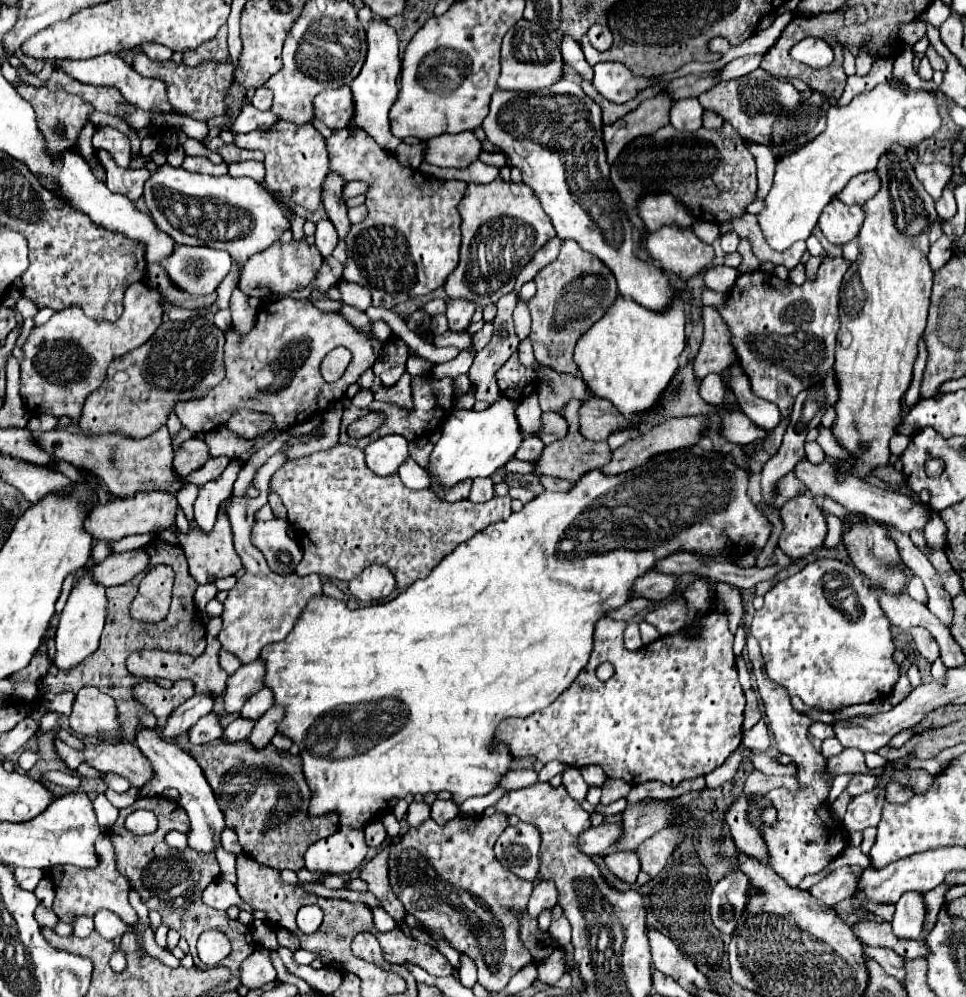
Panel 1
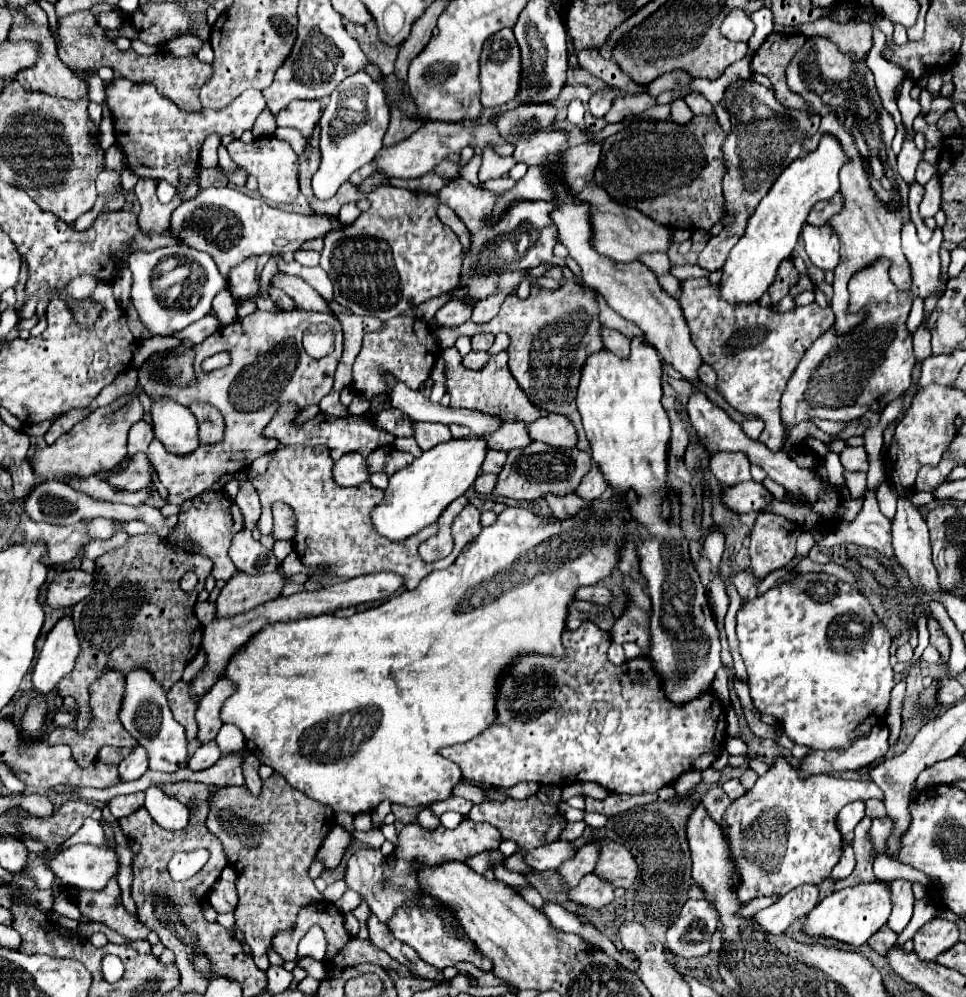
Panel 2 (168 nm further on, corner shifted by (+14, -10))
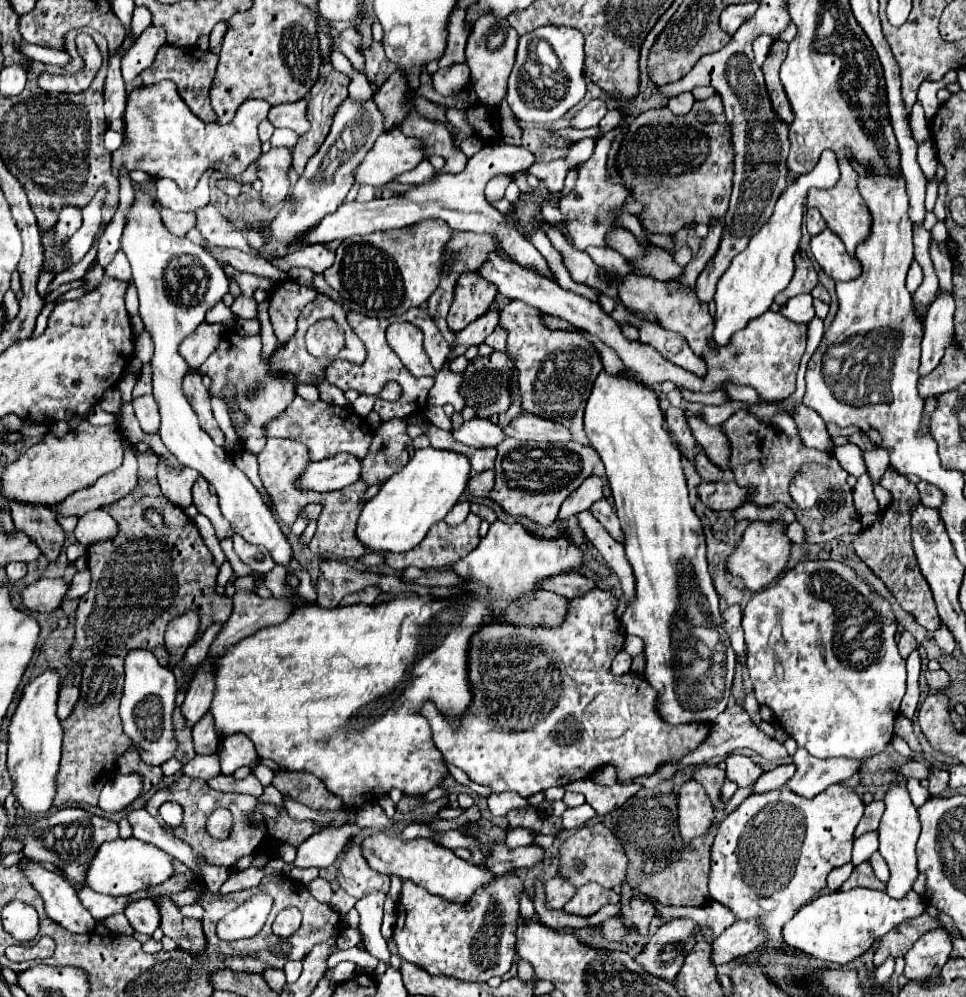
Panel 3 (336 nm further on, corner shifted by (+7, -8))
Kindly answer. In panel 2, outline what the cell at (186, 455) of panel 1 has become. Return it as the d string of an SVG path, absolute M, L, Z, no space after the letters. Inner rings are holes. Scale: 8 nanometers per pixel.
M138 453L130 465L108 479L108 483L112 487L118 487L118 489L128 489L128 491L140 491L148 485L154 483L154 467L152 467L152 461L148 459L146 453Z

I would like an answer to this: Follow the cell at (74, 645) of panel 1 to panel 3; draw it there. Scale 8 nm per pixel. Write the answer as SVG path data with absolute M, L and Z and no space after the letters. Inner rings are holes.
M47 669L43 675L25 685L19 705L9 723L9 757L7 769L13 781L15 801L23 807L25 815L45 815L53 807L55 777L61 761L61 737L63 729L57 719L57 695L61 677L55 669Z

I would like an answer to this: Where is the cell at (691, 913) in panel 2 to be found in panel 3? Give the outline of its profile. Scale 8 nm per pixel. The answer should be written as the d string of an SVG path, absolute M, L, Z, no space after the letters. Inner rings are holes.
M675 919L661 925L659 931L649 937L635 961L643 971L653 973L659 979L673 981L685 961L685 955L693 949L693 931L701 933L701 927L691 919Z

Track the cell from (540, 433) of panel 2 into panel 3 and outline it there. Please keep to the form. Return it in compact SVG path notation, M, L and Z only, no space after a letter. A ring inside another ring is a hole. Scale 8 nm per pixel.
M519 413L515 421L503 427L503 433L519 441L535 441L535 443L555 443L571 439L571 433L563 425L541 417L533 417L529 413Z

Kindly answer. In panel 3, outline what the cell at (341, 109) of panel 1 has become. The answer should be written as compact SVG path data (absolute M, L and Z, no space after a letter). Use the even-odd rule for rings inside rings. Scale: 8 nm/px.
M307 101L283 103L283 105L277 105L277 107L271 107L267 119L277 129L291 129L297 135L303 135L309 129L309 121L305 117L305 111L307 111Z

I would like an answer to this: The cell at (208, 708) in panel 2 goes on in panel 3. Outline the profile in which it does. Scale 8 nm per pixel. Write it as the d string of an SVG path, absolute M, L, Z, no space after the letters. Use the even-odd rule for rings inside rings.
M207 713L195 727L193 727L193 745L197 755L213 755L219 747L219 737L213 727L213 717Z

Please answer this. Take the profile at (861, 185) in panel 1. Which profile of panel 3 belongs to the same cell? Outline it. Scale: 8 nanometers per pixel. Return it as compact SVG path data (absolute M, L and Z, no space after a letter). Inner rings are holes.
M807 209L807 215L805 215L805 221L807 221L807 231L811 237L815 237L817 233L821 233L821 213L817 209Z

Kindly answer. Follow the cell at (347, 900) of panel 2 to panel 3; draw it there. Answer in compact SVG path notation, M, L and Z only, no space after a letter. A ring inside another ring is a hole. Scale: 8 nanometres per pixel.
M373 893L357 901L355 909L359 911L359 931L363 935L363 947L377 959L389 963L389 949L385 939L381 937L381 917L383 917L383 903L385 893Z

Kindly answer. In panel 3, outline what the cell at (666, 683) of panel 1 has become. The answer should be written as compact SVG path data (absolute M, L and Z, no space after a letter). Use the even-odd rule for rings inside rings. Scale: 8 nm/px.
M595 587L595 589L587 591L581 597L569 599L567 615L565 615L565 619L559 627L525 627L525 625L509 625L509 623L497 623L497 621L481 625L473 633L473 637L469 639L469 653L467 653L467 681L471 685L471 695L473 695L471 707L463 715L459 715L457 723L449 723L449 717L443 715L435 707L433 701L425 701L423 709L419 711L429 721L429 727L431 727L431 733L433 733L433 743L441 751L443 759L453 763L455 767L463 769L471 777L471 781L475 781L479 785L487 785L491 789L491 793L515 791L521 797L531 797L531 795L535 795L539 791L545 791L549 787L569 785L571 781L585 779L595 769L601 769L605 765L615 765L617 779L623 781L625 785L629 785L633 777L655 773L659 763L663 763L665 759L679 759L687 751L693 751L709 735L709 731L711 731L709 723L687 723L687 725L677 725L677 727L667 725L665 721L659 719L659 713L655 709L657 693L651 689L651 685L641 675L627 673L627 675L615 677L611 673L611 661L623 649L623 641L625 641L625 629L623 629L621 621L615 617L615 609L617 609L617 599L613 597L613 593Z

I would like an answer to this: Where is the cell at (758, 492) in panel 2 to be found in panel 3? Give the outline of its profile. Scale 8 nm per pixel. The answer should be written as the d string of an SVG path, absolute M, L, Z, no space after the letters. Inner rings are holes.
M717 481L717 483L699 483L699 499L713 511L733 511L747 501L747 489L739 487L735 481Z

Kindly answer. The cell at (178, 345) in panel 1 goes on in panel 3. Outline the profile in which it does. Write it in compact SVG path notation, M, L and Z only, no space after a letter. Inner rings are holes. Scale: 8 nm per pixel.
M83 421L75 433L67 433L63 437L45 433L39 443L29 447L17 461L7 465L1 475L1 493L9 503L57 505L69 493L93 485L101 475L115 471L121 463L121 431L117 427L105 429Z

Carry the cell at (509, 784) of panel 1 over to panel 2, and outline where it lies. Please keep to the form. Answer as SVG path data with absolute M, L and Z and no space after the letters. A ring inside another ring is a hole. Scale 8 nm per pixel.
M460 783L456 789L454 789L454 795L458 797L464 797L472 803L482 803L482 801L488 801L488 793L484 787L480 785L474 785L474 783Z

